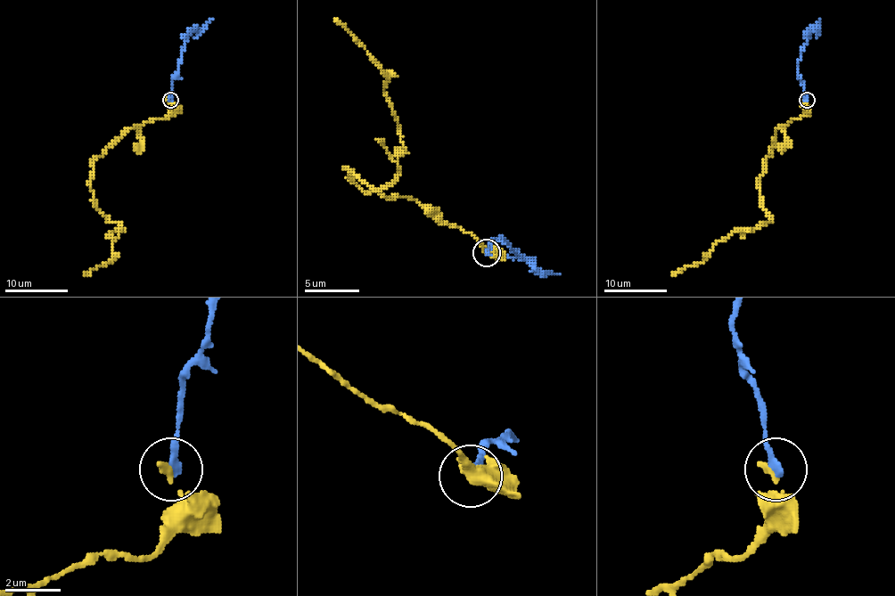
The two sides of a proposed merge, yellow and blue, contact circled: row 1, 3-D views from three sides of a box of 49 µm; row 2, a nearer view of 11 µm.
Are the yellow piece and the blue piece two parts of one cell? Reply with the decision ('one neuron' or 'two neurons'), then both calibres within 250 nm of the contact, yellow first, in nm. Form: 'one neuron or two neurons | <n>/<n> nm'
two neurons | 240/280 nm

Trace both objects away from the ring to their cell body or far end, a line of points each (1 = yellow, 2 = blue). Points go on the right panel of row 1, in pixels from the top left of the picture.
1: (806, 100), (808, 112), (776, 129), (759, 179), (770, 221), (734, 231), (675, 276)
2: (806, 100), (797, 71), (800, 51), (806, 38), (817, 28), (818, 20)

